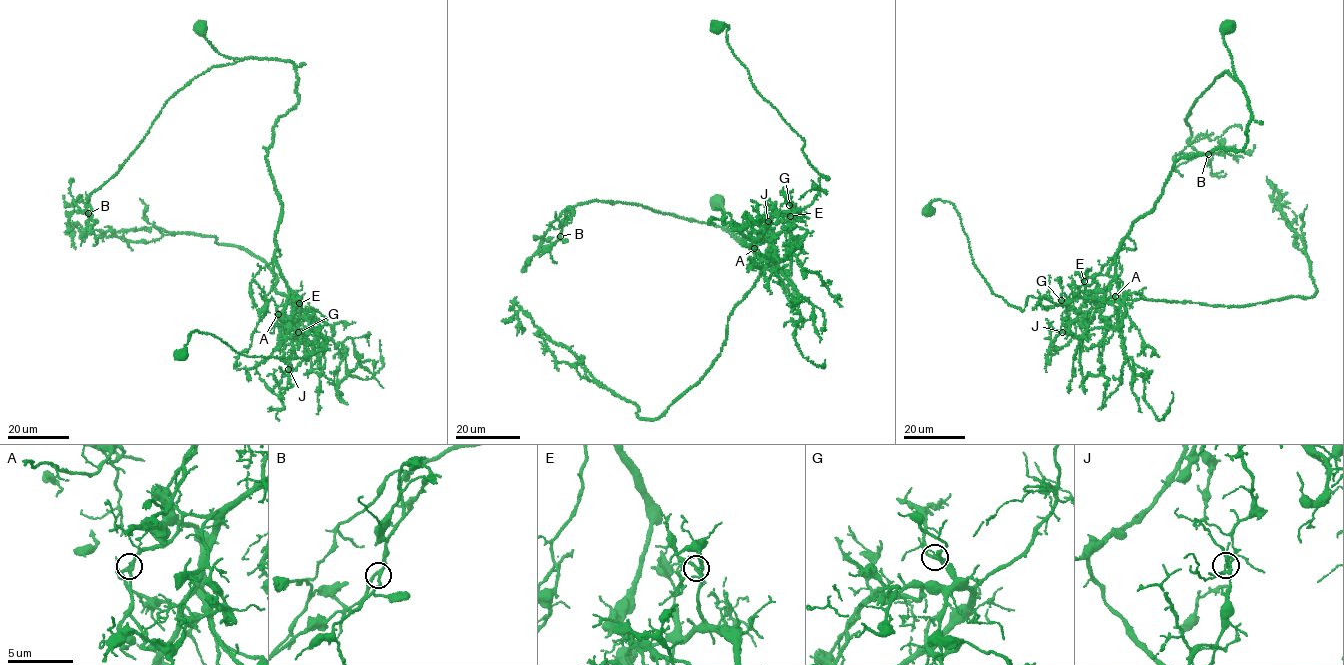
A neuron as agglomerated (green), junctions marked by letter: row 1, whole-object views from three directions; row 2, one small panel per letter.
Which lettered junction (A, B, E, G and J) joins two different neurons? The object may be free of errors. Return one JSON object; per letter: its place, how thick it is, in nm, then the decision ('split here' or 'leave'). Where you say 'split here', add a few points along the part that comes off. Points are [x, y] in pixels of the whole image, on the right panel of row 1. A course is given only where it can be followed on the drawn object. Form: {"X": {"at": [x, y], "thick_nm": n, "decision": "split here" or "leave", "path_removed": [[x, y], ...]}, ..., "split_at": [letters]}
{"A": {"at": [1115, 296], "thick_nm": 200, "decision": "leave"}, "B": {"at": [1208, 154], "thick_nm": 200, "decision": "leave"}, "E": {"at": [1084, 281], "thick_nm": 220, "decision": "leave"}, "G": {"at": [1061, 300], "thick_nm": 200, "decision": "leave"}, "J": {"at": [1062, 332], "thick_nm": 200, "decision": "split here", "path_removed": [[1062, 332], [1065, 304], [1084, 297], [1229, 307], [1314, 295], [1311, 263], [1273, 188], [1280, 206], [1290, 202]]}, "split_at": ["J"]}

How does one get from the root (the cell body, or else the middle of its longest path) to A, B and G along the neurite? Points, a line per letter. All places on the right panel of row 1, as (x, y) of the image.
A: (1229, 28), (1223, 39), (1251, 113), (1246, 145), (1175, 163), (1117, 253), (1103, 301), (1115, 296)
B: (1229, 28), (1223, 39), (1238, 81), (1224, 71), (1197, 99), (1185, 119), (1191, 133), (1187, 142), (1208, 154)
G: (1229, 28), (1223, 39), (1251, 113), (1246, 145), (1175, 163), (1155, 206), (1122, 242), (1114, 279), (1061, 300)

